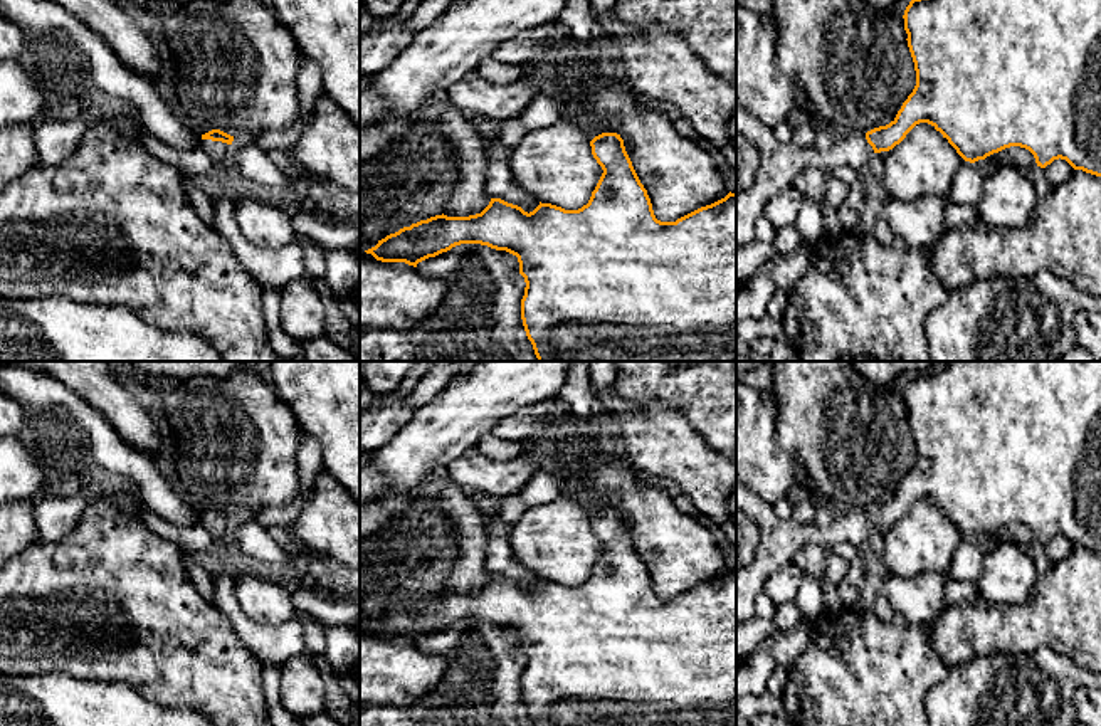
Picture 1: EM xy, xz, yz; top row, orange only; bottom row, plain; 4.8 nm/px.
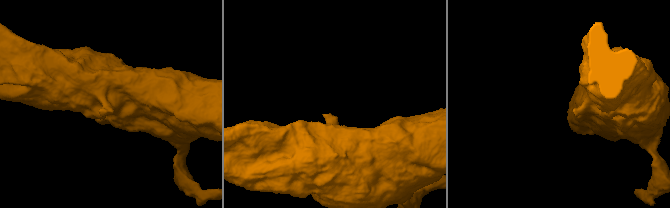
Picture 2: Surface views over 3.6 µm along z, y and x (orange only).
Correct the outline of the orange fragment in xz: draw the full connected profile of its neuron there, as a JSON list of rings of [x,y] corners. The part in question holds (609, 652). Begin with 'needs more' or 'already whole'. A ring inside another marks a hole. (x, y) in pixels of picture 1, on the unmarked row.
already whole; [[[617,509],[590,518],[603,550],[587,581],[565,587],[541,580],[533,588],[491,575],[476,592],[435,592],[403,603],[368,627],[382,639],[419,639],[461,620],[481,620],[518,634],[526,664],[521,696],[533,726],[736,726],[736,570],[701,583],[676,598],[656,595],[647,566],[640,560]]]

